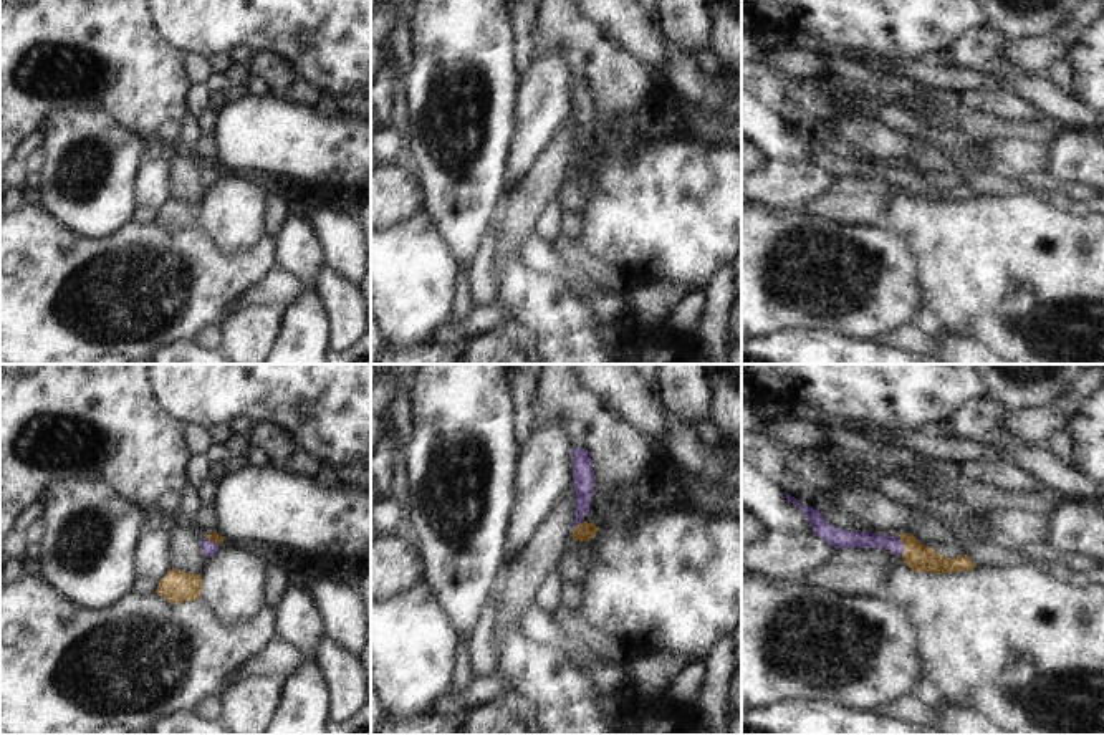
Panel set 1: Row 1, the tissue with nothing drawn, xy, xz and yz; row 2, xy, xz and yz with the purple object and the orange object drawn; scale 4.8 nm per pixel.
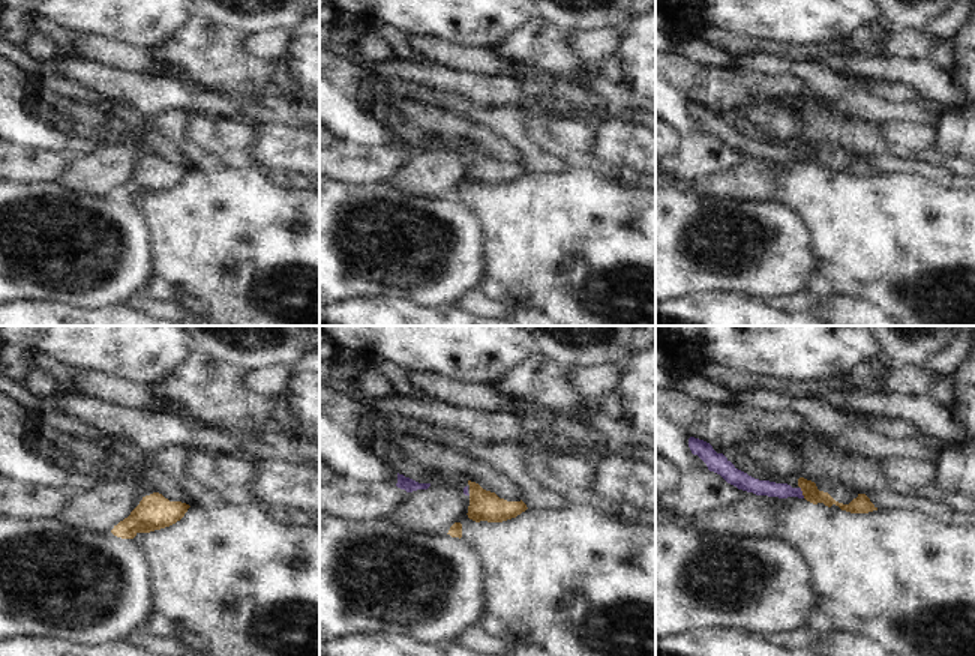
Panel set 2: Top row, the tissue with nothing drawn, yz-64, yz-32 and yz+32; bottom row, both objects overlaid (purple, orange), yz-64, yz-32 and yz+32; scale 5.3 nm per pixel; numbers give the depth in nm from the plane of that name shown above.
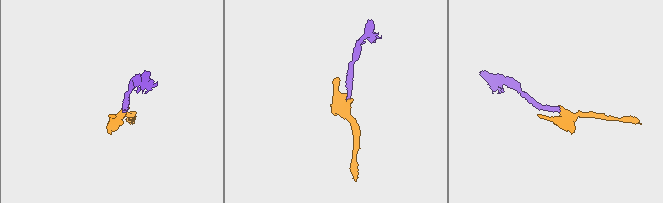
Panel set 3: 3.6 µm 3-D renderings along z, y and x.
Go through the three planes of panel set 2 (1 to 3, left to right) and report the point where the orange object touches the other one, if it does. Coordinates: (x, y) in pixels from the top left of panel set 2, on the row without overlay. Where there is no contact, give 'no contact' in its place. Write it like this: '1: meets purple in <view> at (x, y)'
1: no contact
2: no contact
3: meets purple in yz+32 at (801, 156)

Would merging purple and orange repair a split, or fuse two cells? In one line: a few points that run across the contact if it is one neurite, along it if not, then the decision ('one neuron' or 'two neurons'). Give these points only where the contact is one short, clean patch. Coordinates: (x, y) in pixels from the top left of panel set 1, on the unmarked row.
yz (863, 168), (886, 169), (902, 176), (917, 186) | one neuron

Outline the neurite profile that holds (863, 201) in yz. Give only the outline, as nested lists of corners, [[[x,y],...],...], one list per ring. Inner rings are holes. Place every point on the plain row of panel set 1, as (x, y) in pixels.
[[[839,177],[823,197],[801,209],[842,223],[874,227],[881,223],[900,189],[886,177]]]

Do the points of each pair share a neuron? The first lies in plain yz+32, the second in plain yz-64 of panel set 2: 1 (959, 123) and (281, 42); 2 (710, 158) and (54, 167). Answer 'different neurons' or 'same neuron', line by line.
1: different neurons
2: same neuron

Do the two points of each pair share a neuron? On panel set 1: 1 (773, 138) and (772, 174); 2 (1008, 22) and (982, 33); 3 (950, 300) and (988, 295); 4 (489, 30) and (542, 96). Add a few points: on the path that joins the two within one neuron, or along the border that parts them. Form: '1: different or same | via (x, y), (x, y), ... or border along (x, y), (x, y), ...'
1: different | border along (767, 159), (811, 163)
2: different | border along (984, 22), (1008, 38)
3: same | via (960, 295), (979, 295)
4: different | border along (523, 80), (517, 118)

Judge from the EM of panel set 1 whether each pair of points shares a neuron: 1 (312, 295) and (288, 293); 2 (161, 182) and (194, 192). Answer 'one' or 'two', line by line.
1: two
2: two

